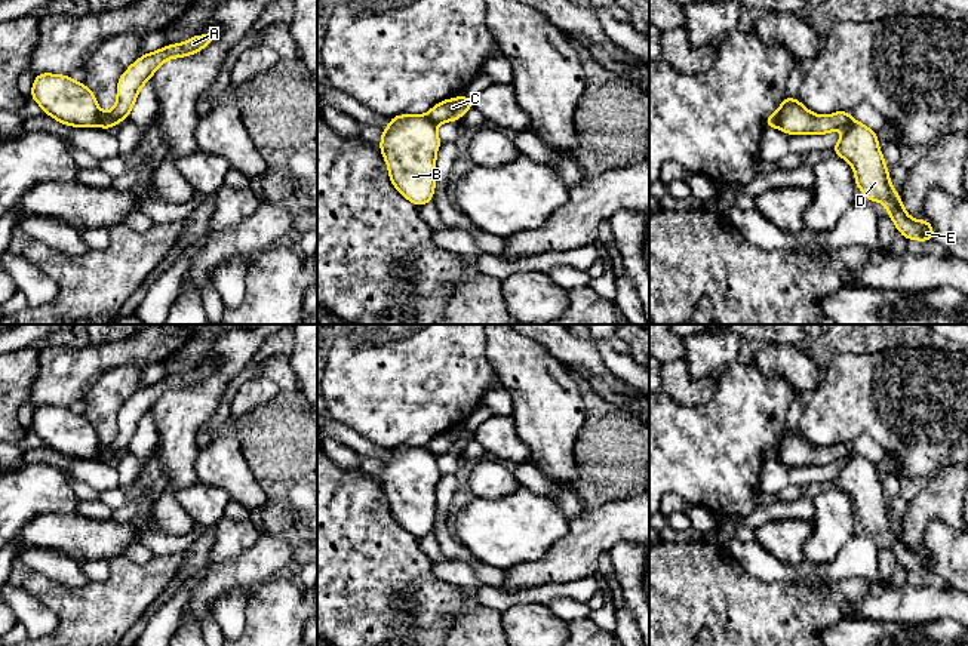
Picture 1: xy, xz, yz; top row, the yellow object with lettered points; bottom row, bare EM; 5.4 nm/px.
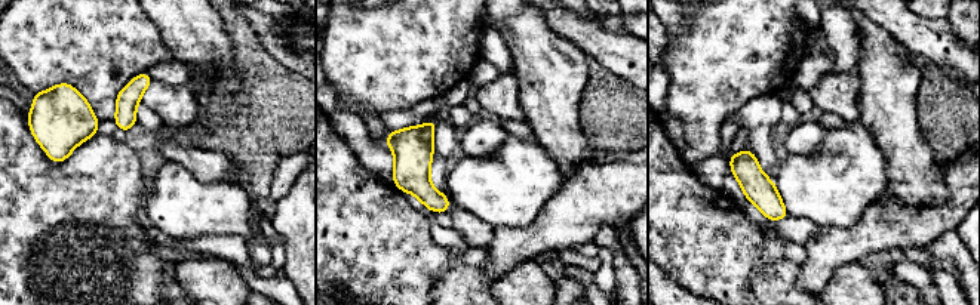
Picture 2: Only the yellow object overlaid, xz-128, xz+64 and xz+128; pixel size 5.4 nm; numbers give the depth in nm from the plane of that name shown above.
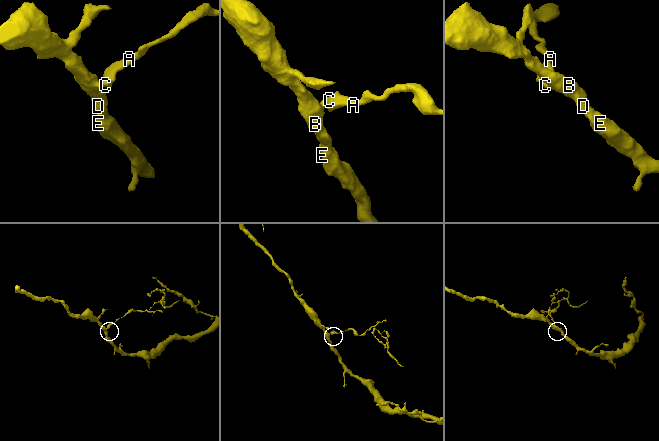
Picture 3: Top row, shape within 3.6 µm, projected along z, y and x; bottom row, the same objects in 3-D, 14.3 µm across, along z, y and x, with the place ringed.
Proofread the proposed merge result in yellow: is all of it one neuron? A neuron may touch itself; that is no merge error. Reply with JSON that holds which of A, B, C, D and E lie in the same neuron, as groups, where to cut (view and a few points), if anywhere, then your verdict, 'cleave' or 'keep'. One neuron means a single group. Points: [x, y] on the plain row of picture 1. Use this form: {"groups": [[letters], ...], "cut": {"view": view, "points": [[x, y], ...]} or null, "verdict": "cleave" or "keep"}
{"groups": [["A", "C"], ["B", "D", "E"]], "cut": {"view": "xy", "points": [[103, 445], [98, 457]]}, "verdict": "cleave"}

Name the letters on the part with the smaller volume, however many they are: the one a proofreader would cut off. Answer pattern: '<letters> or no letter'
A, C

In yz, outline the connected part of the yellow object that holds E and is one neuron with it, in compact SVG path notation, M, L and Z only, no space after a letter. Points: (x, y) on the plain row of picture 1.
M784 428L775 444L778 461L789 467L824 467L839 459L846 464L836 474L832 484L849 493L858 519L869 533L886 536L886 545L894 553L897 563L906 572L935 572L934 562L928 551L916 553L904 542L900 525L895 525L888 508L888 499L878 477L878 465L860 453L855 453L848 443L836 443L830 447L817 447L806 442L799 431Z

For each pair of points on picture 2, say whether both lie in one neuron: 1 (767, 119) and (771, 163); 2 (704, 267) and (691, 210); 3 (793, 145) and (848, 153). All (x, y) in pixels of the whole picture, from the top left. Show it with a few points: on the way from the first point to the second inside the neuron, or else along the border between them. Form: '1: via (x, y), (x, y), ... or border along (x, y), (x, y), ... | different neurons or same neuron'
1: via (762, 129), (764, 153) | same neuron
2: via (704, 253), (704, 242), (691, 228), (691, 224) | same neuron
3: border along (829, 129), (826, 136), (811, 151), (789, 154) | different neurons

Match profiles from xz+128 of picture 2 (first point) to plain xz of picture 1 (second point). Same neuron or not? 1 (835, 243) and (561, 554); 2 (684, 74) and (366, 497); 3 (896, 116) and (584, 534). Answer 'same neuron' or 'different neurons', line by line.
1: same neuron
2: different neurons
3: different neurons

